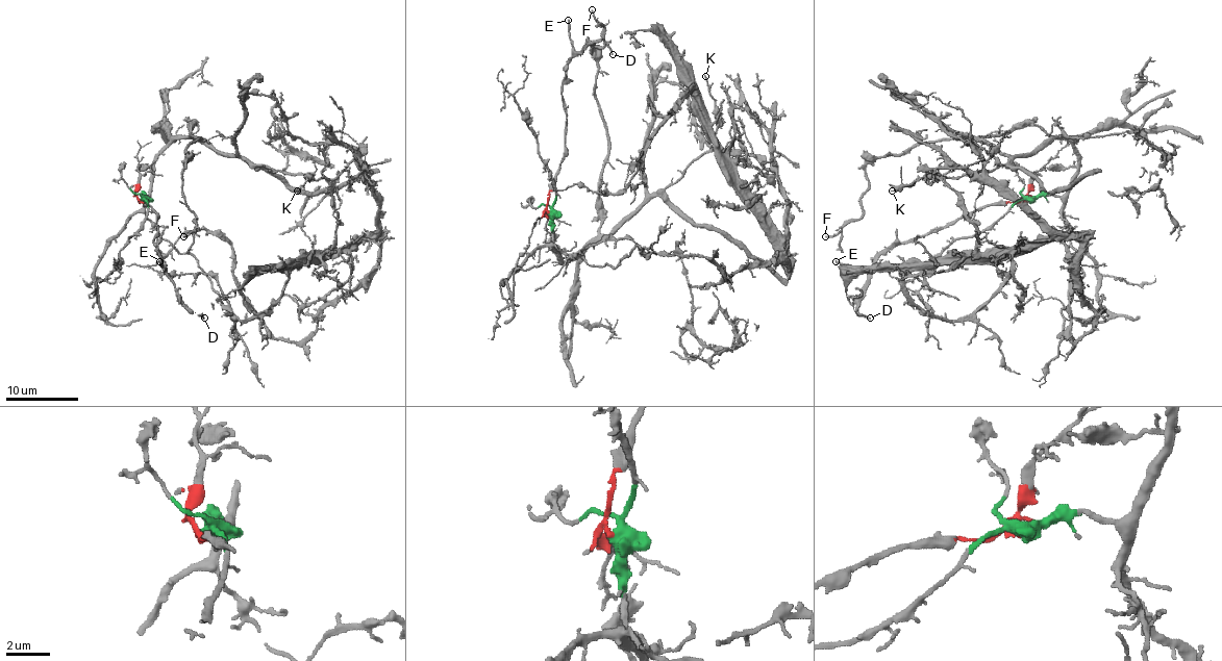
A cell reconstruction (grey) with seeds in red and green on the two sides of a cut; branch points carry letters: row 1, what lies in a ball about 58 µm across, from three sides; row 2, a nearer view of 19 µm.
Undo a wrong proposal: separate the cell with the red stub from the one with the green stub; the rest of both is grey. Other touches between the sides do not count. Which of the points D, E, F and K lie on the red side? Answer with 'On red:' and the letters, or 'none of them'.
On red: D, E

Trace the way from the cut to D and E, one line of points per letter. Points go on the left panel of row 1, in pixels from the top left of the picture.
D: (139, 201), (155, 211), (157, 226), (153, 243), (175, 295), (204, 319)
E: (139, 201), (155, 211), (157, 226), (153, 243), (159, 260)

